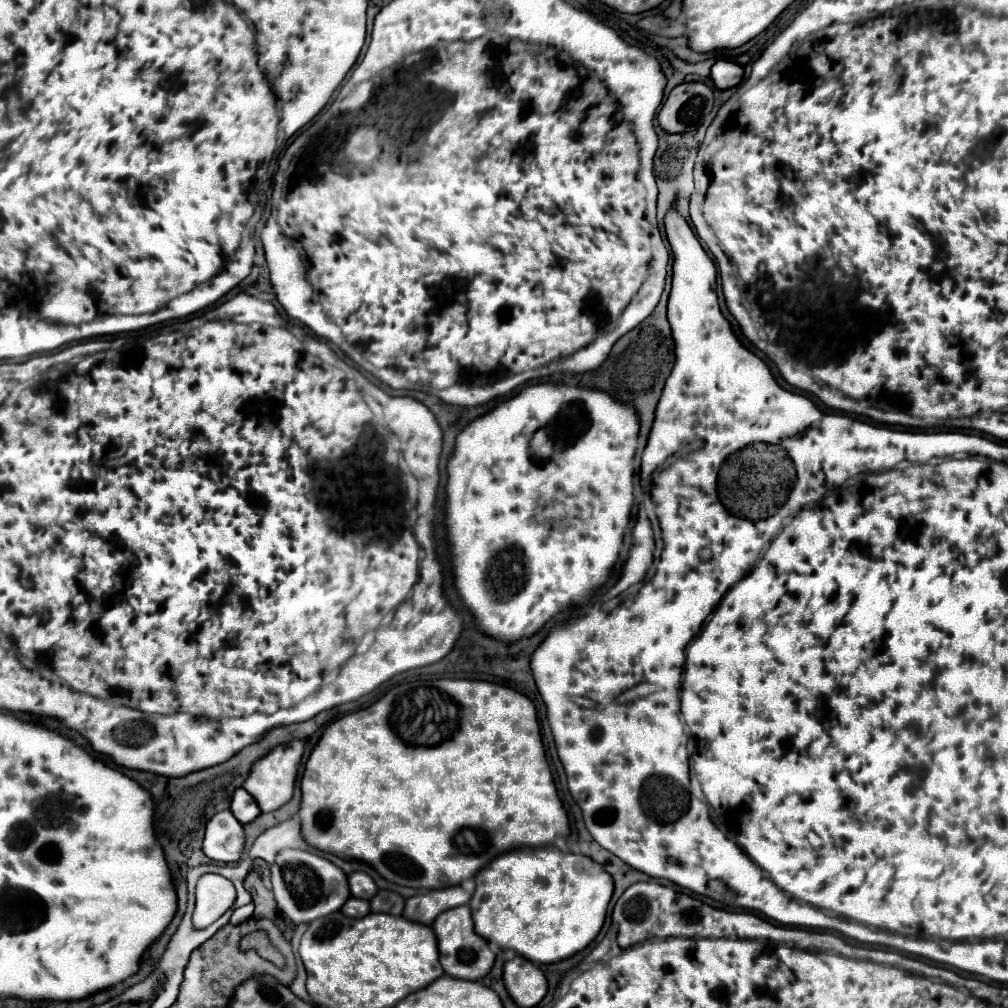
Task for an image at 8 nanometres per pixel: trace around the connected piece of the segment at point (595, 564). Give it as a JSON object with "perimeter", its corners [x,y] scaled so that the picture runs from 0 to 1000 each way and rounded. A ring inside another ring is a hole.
{"perimeter":[[[546,378],[524,381],[516,391],[510,395],[494,401],[482,413],[470,417],[456,429],[452,435],[452,446],[444,460],[444,510],[442,520],[446,524],[448,548],[450,548],[450,569],[452,569],[452,583],[458,591],[458,597],[468,605],[474,615],[476,625],[484,631],[494,635],[516,635],[520,631],[532,629],[552,607],[556,607],[563,599],[577,599],[585,593],[587,585],[591,585],[605,569],[607,562],[613,556],[617,544],[617,532],[623,522],[625,502],[627,502],[627,454],[631,448],[631,435],[633,435],[633,413],[629,405],[623,401],[611,399],[605,391],[585,385],[567,385],[560,381]]]}

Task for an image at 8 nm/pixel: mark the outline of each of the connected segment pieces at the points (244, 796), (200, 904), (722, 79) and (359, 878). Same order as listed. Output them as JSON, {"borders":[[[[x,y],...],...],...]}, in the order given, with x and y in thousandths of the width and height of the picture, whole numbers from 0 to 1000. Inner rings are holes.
{"borders":[[[[236,782],[236,786],[232,786],[232,790],[230,790],[228,806],[232,806],[236,815],[246,817],[246,815],[250,815],[258,808],[258,802],[256,802],[254,794],[242,782]]],[[[202,867],[194,879],[194,899],[190,907],[190,919],[206,921],[214,915],[234,891],[234,883],[222,869]]],[[[710,60],[710,63],[706,65],[706,79],[708,79],[708,85],[712,89],[732,85],[736,75],[738,75],[738,67],[734,63],[730,63],[730,62]]],[[[351,865],[345,869],[345,877],[347,877],[347,887],[359,893],[367,893],[373,887],[373,877],[365,867]]]]}

